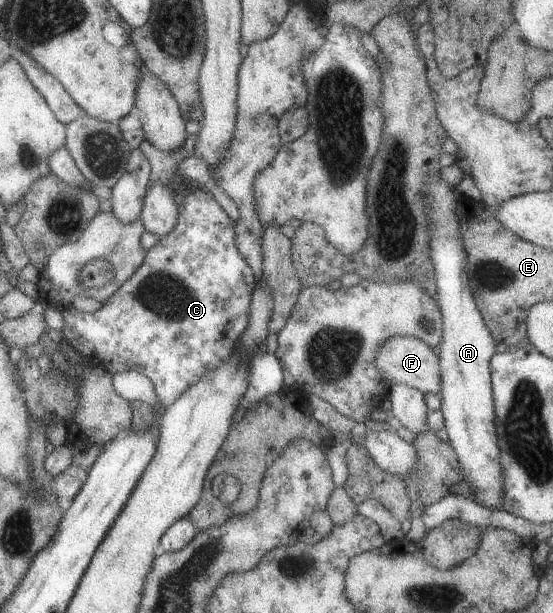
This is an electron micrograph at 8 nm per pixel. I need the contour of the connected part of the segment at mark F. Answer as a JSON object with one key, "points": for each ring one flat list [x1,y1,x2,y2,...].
{"points":[[392,336,377,348,375,366,379,374,391,383,401,383,431,394,439,395,441,392,441,378,439,376,439,356,437,351,429,348,418,338,410,336]]}

